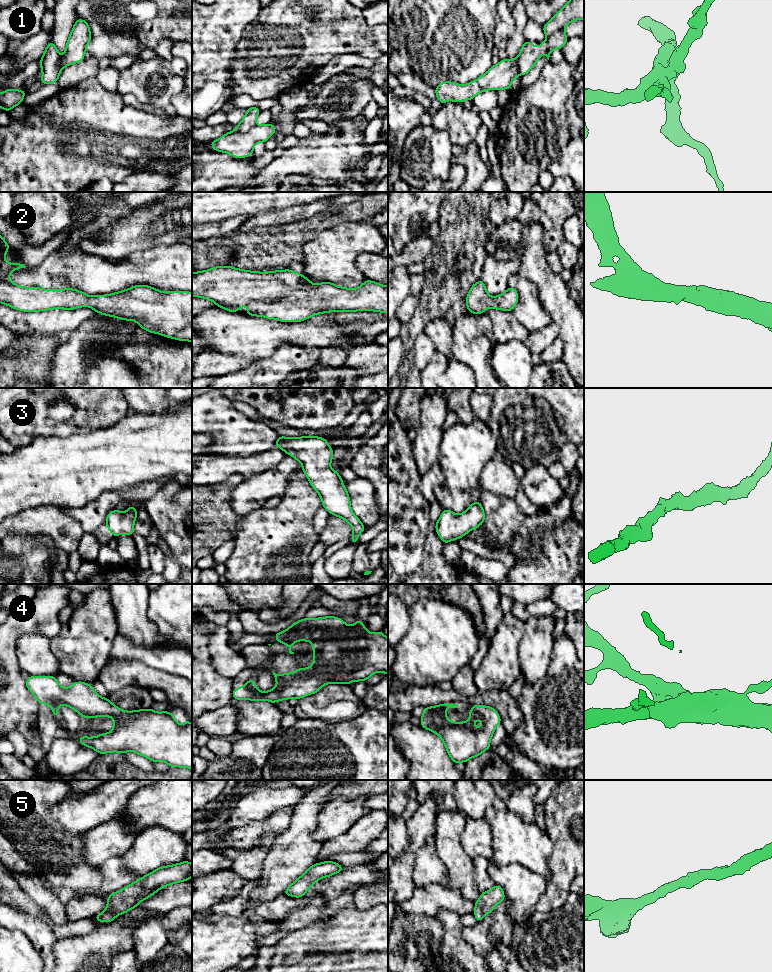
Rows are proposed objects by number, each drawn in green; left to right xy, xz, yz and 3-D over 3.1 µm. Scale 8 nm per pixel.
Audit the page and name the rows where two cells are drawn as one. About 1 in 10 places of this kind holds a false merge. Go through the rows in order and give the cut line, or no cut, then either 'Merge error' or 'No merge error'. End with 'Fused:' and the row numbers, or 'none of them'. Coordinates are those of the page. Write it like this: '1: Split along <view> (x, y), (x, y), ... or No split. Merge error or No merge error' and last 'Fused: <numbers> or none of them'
1: No split. No merge error
2: No split. No merge error
3: No split. No merge error
4: No split. No merge error
5: No split. No merge error
Fused: none of them

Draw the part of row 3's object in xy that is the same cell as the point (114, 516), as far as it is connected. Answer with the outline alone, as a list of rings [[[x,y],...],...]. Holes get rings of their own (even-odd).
[[[129,506],[126,512],[113,510],[106,517],[106,526],[111,534],[117,537],[120,534],[132,535],[134,532],[134,521],[137,518],[137,510]]]

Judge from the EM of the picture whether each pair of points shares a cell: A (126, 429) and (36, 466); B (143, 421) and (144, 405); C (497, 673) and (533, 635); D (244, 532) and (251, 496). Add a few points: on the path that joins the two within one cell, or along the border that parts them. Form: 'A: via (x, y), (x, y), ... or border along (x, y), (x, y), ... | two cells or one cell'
A: via (104, 451), (92, 463), (87, 465), (58, 466) | one cell
B: border along (136, 412), (166, 413) | two cells
C: border along (525, 627), (519, 644), (519, 673) | two cells
D: border along (262, 507), (243, 516) | two cells

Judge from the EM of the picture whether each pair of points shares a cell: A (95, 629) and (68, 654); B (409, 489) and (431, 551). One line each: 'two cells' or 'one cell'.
A: one cell
B: two cells

